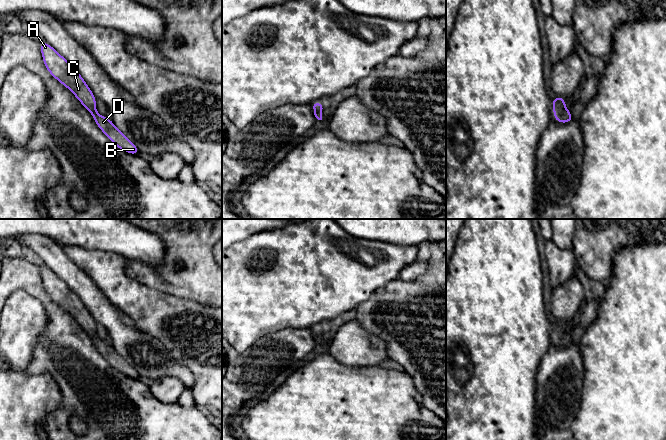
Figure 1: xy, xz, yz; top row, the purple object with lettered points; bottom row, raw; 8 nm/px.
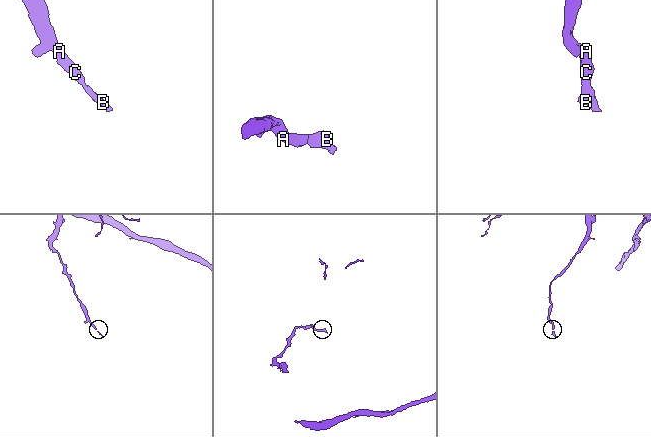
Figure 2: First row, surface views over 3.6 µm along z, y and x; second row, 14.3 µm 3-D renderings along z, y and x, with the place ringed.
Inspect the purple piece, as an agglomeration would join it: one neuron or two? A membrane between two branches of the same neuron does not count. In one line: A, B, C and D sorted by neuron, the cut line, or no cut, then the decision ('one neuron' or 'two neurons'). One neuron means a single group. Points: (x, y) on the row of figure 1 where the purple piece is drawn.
A B C D | no cut | one neuron

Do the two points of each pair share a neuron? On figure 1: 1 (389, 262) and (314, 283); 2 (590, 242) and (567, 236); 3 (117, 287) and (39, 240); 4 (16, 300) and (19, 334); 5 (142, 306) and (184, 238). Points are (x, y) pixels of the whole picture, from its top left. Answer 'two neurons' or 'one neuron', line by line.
1: one neuron
2: two neurons
3: two neurons
4: one neuron
5: two neurons

